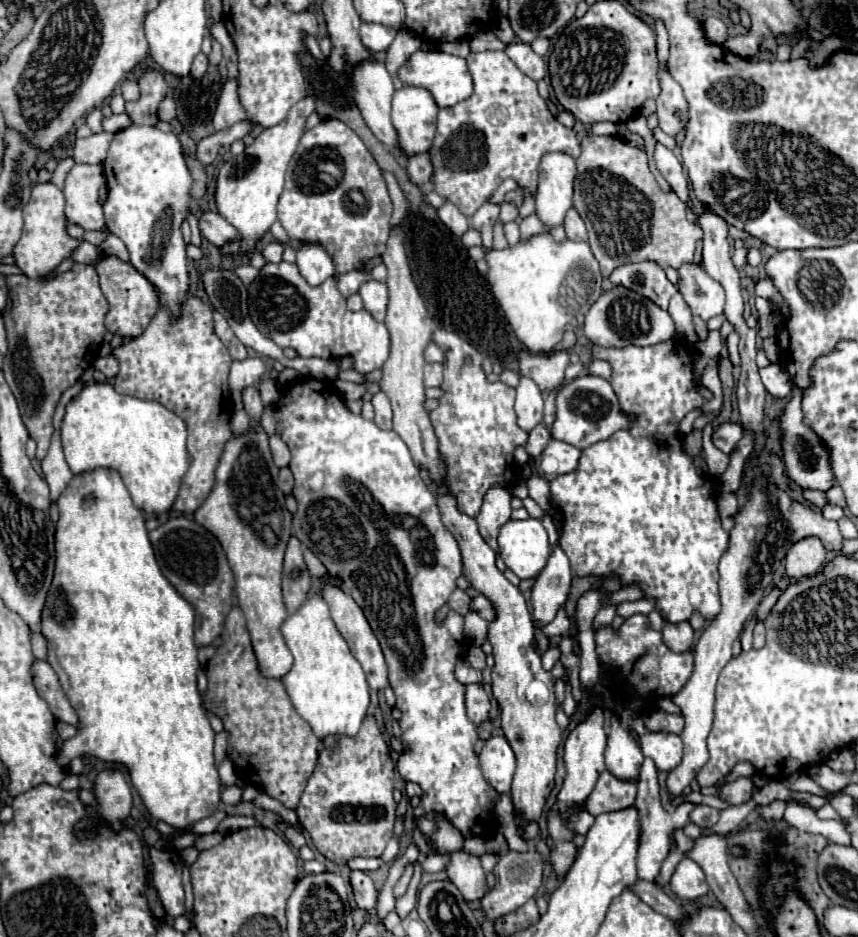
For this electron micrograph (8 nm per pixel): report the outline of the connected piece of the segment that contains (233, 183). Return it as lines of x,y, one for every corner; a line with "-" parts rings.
312,96
302,98
300,102
296,102
296,106
292,106
288,116
280,124
272,128
264,128
256,136
254,144
246,146
244,154
234,156
220,166
218,186
216,186
216,208
218,208
218,214
222,214
232,226
236,226
242,236
240,242
232,242
220,248
224,254
244,256
248,250
252,250
258,244
258,240
274,224
276,204
284,188
284,174
286,174
288,162
292,160
292,154
296,152
296,146
306,130
306,118
314,110
316,110
314,98

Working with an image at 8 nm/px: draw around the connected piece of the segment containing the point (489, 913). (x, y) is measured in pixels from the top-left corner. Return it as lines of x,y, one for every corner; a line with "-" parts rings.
530,848
528,852
506,852
500,856
494,868
494,876
496,886
480,900
480,912
488,920
498,920
500,916
514,912
536,894
542,884
542,856
534,848

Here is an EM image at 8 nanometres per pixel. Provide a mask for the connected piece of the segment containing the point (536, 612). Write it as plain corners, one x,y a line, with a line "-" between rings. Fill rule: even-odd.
560,546
552,550
552,556
542,570
542,574
536,578
532,586
532,618
546,626
554,620
556,612
564,608
568,594
570,594
570,582
572,572
566,554

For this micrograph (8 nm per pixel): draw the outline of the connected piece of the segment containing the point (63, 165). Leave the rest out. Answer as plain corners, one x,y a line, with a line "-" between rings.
64,158
64,160
60,160
60,162
58,162
58,166
56,166
56,170
54,170
52,182
54,182
54,184
64,184
64,178
66,178
68,170
72,168
72,164
74,164
74,160
72,160
72,158

